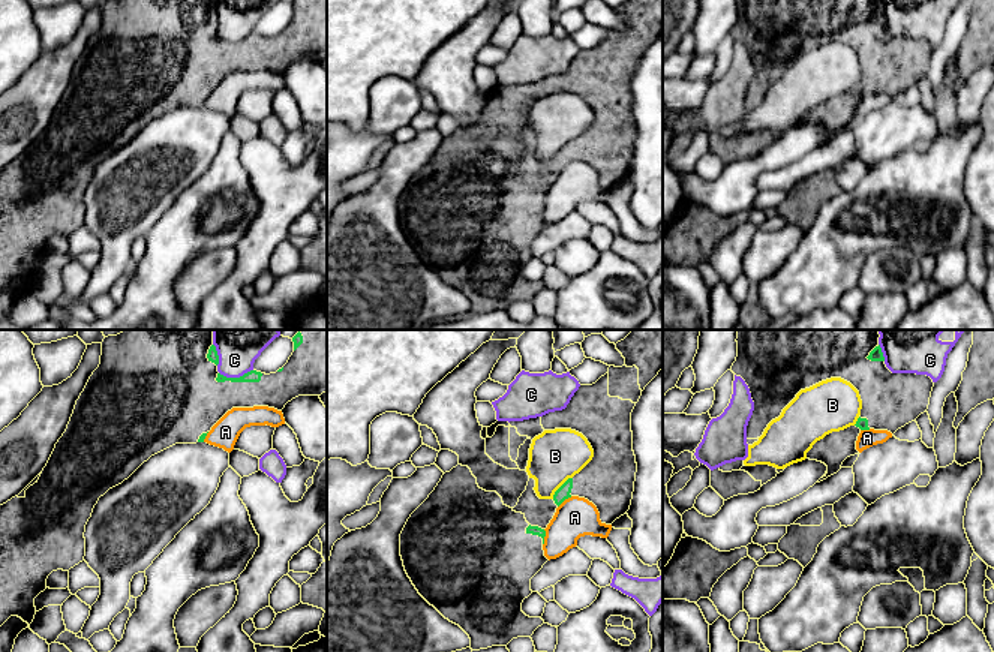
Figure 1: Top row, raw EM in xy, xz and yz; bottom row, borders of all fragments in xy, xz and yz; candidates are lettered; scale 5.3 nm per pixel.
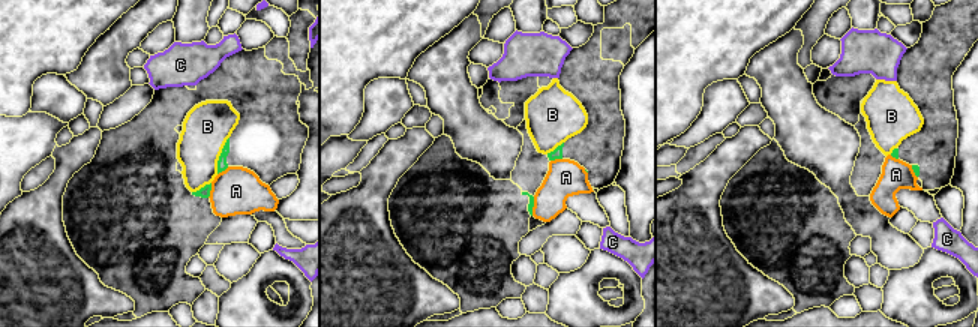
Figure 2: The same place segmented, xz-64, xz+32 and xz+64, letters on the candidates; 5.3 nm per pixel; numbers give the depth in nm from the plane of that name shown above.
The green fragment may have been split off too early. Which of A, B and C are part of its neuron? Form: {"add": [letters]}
{"add": []}

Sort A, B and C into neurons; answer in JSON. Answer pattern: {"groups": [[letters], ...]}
{"groups": [["A", "B", "C"]]}

